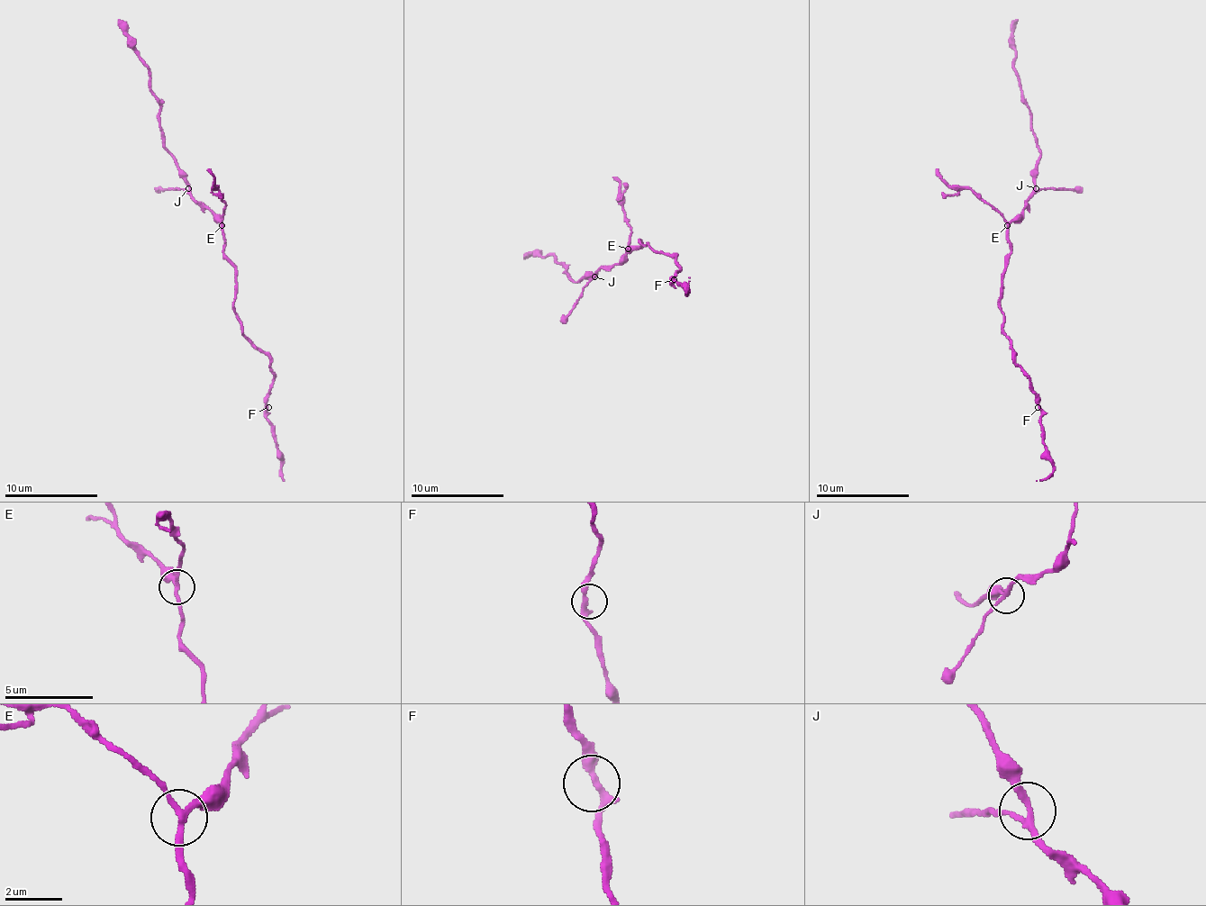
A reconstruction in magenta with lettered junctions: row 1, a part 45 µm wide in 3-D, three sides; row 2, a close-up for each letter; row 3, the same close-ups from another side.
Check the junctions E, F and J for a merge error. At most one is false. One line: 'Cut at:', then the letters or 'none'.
Cut at: E

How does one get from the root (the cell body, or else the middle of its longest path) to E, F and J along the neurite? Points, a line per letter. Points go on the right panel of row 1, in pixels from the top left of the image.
E: (1010, 249), (1008, 225)
F: (1010, 249), (1010, 258), (1003, 270), (1001, 300), (1003, 333), (1010, 339), (1014, 363), (1029, 379), (1038, 407)
J: (1010, 249), (1008, 225), (1021, 213), (1024, 202), (1036, 188)

